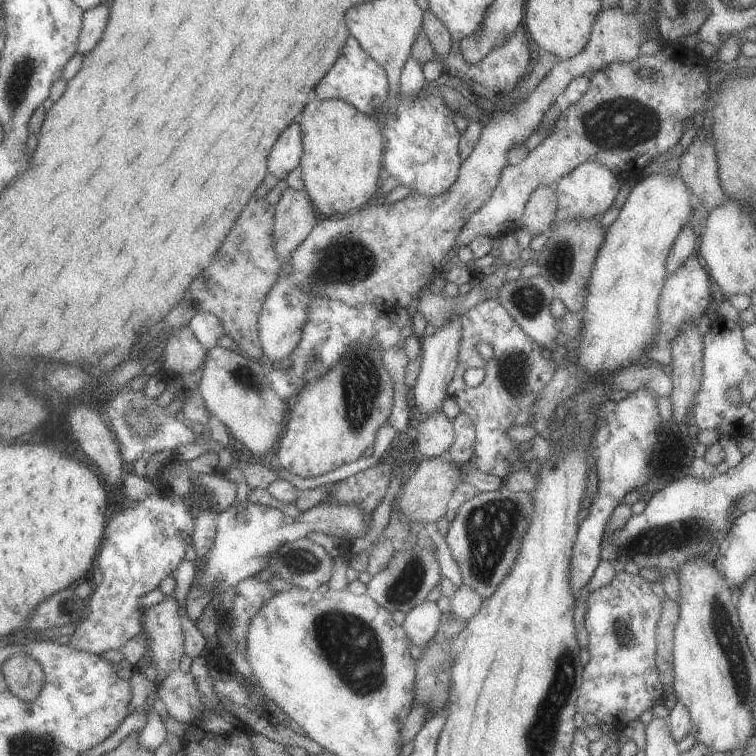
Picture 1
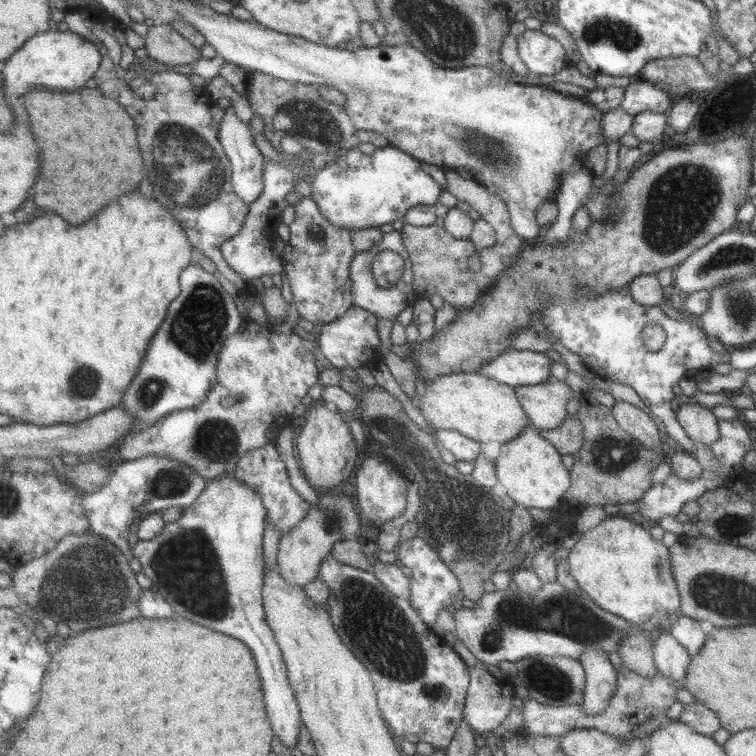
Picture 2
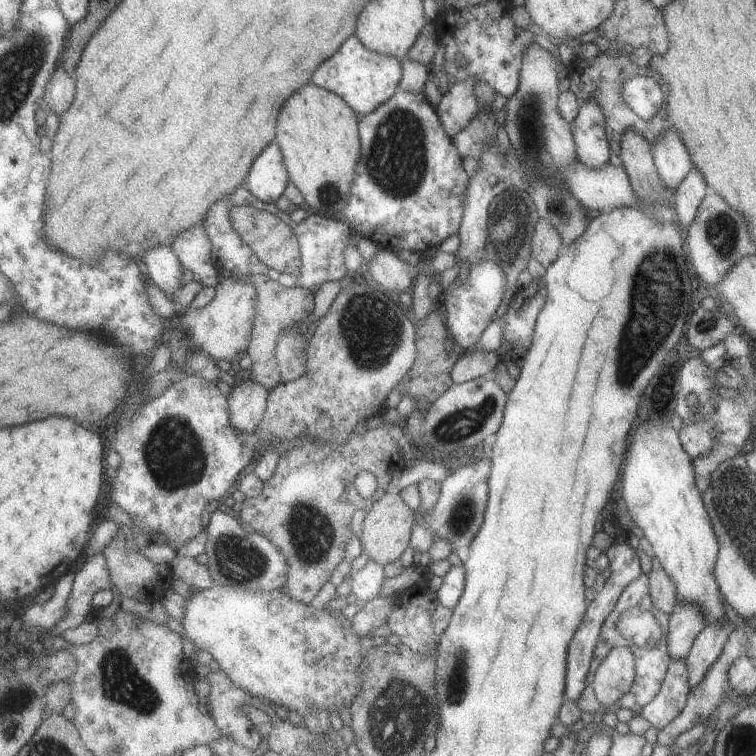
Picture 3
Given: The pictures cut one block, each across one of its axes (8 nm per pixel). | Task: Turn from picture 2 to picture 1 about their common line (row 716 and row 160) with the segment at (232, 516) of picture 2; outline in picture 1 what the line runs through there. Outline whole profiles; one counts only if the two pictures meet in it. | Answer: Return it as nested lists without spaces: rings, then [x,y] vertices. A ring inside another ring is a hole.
[[[297,122],[283,136],[279,138],[279,144],[275,144],[275,152],[271,154],[269,162],[269,174],[279,176],[281,180],[287,180],[291,172],[295,172],[303,164],[305,150],[305,136],[303,136],[303,124]]]

